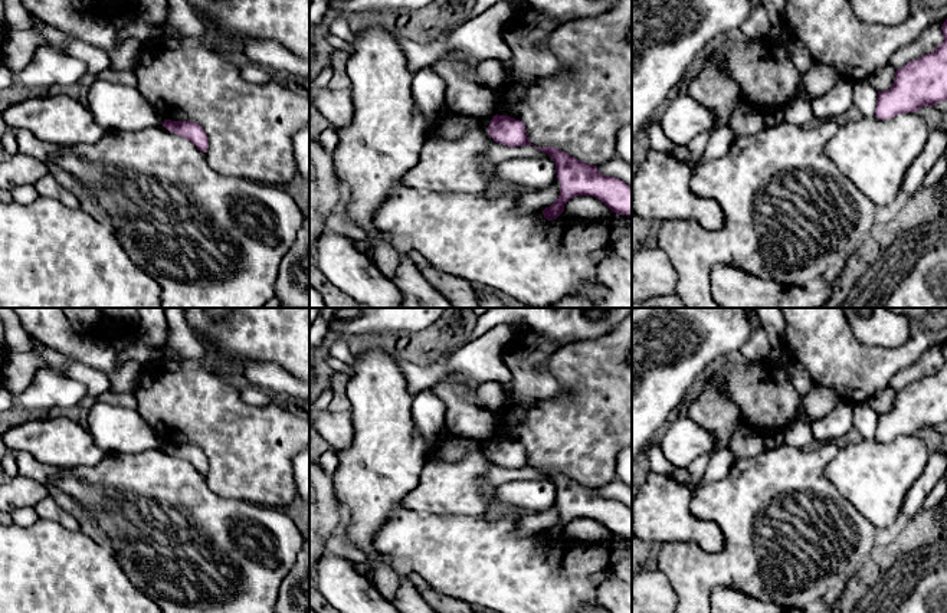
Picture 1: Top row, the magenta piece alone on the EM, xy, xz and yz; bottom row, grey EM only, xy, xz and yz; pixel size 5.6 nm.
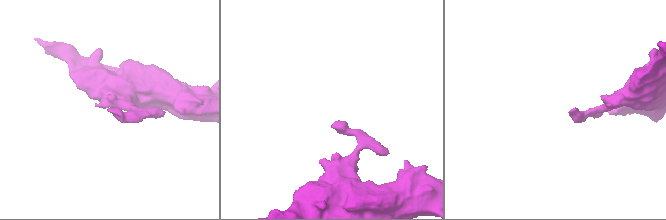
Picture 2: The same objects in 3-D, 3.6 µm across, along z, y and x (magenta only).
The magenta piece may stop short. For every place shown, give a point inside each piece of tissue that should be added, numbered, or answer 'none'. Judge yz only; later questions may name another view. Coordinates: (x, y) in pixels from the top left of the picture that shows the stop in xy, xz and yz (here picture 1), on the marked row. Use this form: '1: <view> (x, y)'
none

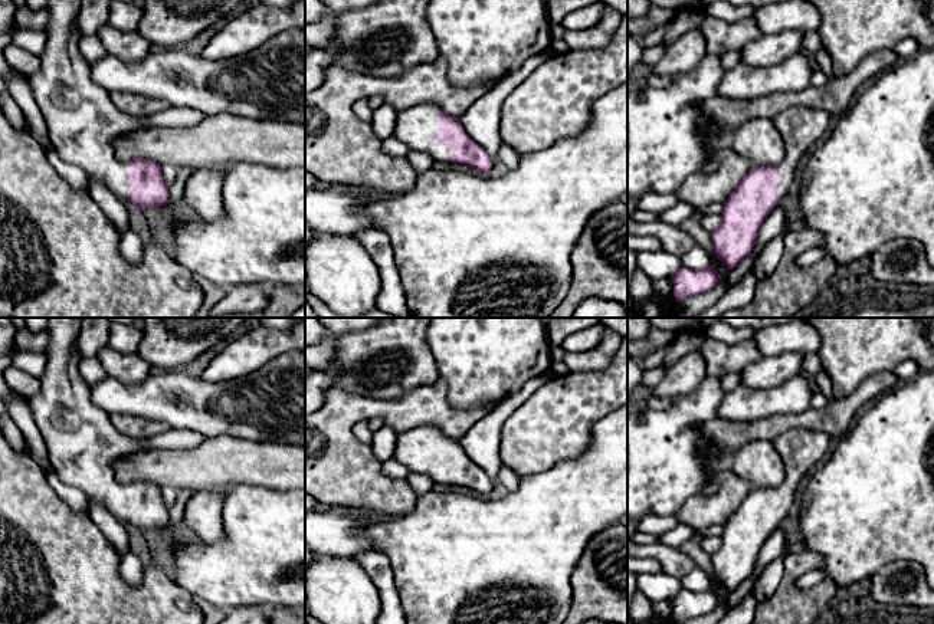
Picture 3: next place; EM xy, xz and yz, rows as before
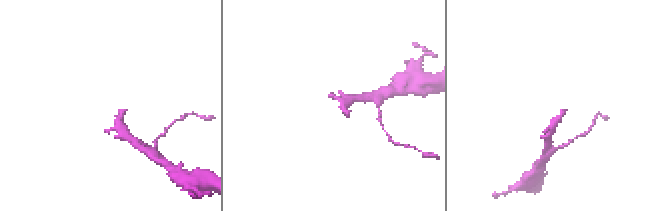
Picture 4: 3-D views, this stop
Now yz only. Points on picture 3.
1: yz (802, 127)

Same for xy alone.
1: xy (82, 121)

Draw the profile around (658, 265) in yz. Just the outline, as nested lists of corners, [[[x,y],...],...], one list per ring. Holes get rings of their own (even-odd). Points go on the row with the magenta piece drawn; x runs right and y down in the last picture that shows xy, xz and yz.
[[[636,252],[638,267],[655,282],[672,277],[682,266],[681,257],[668,252]]]

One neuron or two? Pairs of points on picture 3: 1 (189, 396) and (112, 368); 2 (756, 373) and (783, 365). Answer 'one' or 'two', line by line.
1: two
2: one

